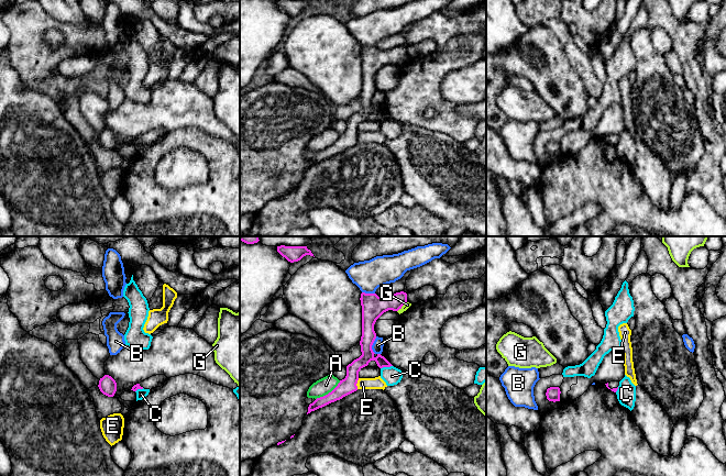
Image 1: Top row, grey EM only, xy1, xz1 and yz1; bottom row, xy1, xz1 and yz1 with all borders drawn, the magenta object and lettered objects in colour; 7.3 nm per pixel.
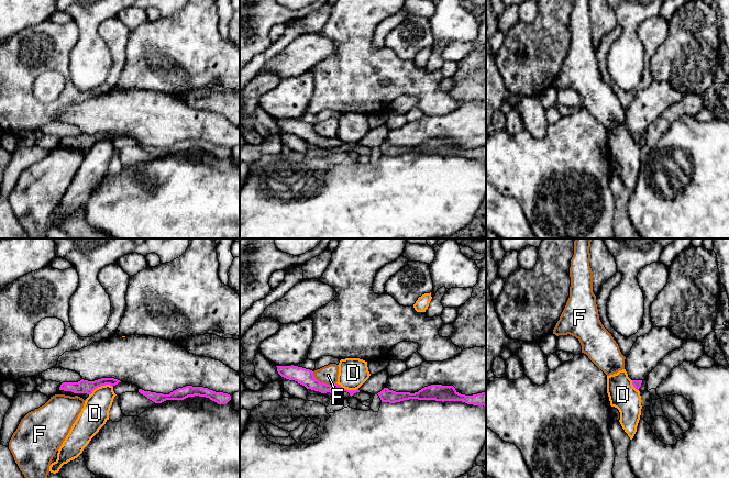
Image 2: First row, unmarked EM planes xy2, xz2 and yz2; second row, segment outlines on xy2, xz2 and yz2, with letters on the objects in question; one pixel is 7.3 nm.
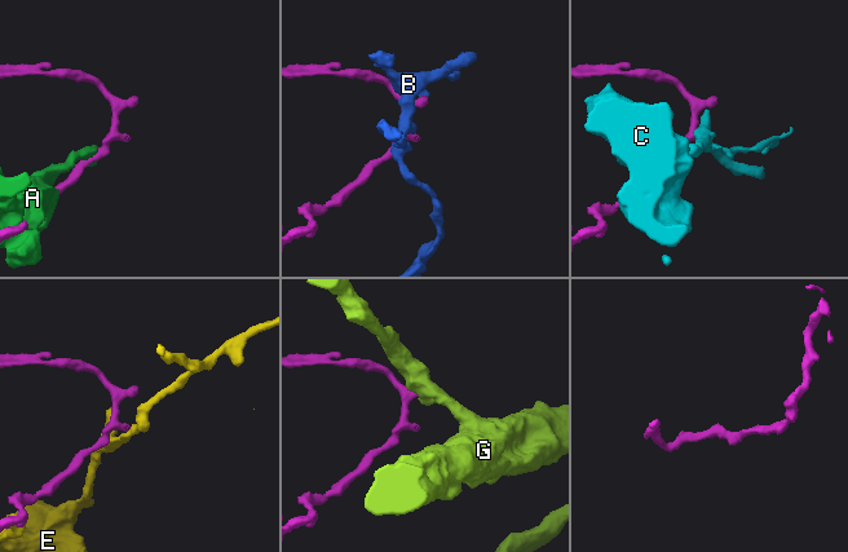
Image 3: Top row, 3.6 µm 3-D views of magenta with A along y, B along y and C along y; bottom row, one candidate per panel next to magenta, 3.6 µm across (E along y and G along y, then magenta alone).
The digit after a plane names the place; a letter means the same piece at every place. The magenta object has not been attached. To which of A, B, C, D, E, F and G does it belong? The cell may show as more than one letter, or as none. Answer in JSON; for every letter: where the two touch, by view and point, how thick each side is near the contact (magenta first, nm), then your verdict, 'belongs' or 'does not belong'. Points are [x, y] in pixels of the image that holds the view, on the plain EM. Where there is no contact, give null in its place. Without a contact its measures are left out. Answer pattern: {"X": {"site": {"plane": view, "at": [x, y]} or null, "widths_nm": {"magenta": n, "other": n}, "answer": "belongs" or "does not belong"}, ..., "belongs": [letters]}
{"A": {"site": {"plane": "xz1", "at": [329, 146]}, "widths_nm": {"magenta": 120, "other": 120}, "answer": "does not belong"}, "B": {"site": {"plane": "xz1", "at": [372, 98]}, "widths_nm": {"magenta": 150, "other": 80}, "answer": "does not belong"}, "C": {"site": {"plane": "xz1", "at": [386, 120]}, "widths_nm": {"magenta": 100, "other": 130}, "answer": "does not belong"}, "D": {"site": {"plane": "xy2", "at": [100, 140]}, "widths_nm": {"magenta": 100, "other": 200}, "answer": "does not belong"}, "E": {"site": {"plane": "xz1", "at": [356, 136]}, "widths_nm": {"magenta": 120, "other": 90}, "answer": "does not belong"}, "F": {"site": {"plane": "xz2", "at": [322, 136]}, "widths_nm": {"magenta": 120, "other": 130}, "answer": "does not belong"}, "G": {"site": {"plane": "xz1", "at": [402, 59]}, "widths_nm": {"magenta": 170, "other": 50}, "answer": "does not belong"}, "belongs": []}

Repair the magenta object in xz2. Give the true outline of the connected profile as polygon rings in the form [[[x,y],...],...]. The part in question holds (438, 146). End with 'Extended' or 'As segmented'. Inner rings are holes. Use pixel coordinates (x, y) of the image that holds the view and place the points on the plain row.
[[[431,138],[422,142],[418,146],[396,146],[384,142],[377,147],[382,156],[396,157],[409,153],[435,154],[435,155],[462,155],[473,159],[486,160],[486,146],[465,149],[459,147],[453,140]]]. As segmented

